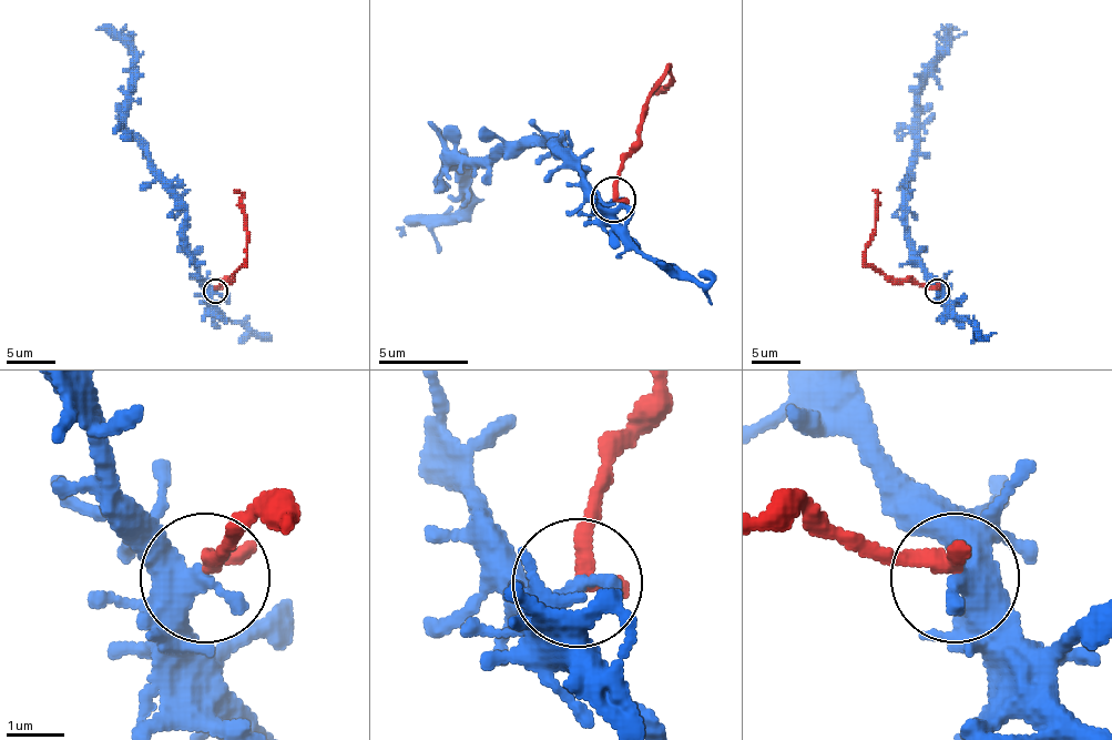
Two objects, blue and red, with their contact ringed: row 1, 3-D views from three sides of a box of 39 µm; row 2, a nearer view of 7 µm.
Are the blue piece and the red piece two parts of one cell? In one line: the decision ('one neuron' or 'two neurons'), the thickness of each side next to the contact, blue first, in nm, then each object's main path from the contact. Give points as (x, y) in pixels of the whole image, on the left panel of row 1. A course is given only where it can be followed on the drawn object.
two neurons; calibres 360 and 320 nm; course blue (214, 291), (197, 271), (185, 232), (185, 202), (155, 168), (148, 148), (125, 125), (133, 54), (99, 30); course red (214, 289), (246, 262), (244, 204), (234, 190)

